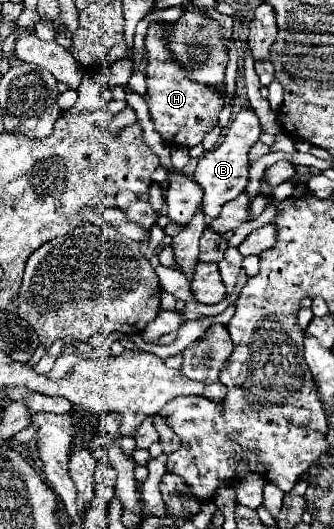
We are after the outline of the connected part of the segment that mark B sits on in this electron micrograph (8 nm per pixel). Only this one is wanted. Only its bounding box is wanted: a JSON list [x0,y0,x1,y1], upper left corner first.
[193,107,261,223]

